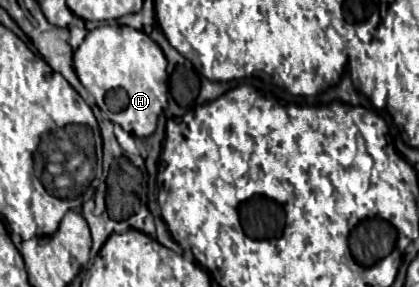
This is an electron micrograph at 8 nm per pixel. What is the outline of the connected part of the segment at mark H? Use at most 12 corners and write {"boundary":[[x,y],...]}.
{"boundary":[[90,31],[74,71],[102,115],[138,137],[168,107],[146,33]]}

